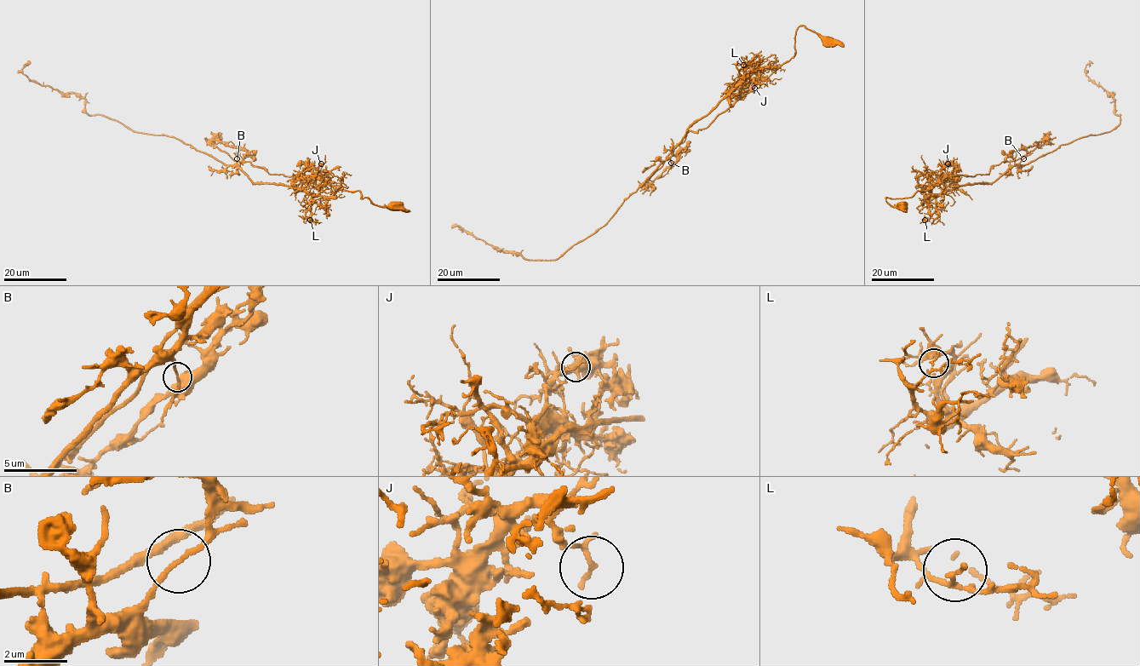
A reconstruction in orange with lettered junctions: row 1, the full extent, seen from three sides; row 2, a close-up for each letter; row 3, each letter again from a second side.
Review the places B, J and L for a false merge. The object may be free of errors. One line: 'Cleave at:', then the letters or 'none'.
Cleave at: B

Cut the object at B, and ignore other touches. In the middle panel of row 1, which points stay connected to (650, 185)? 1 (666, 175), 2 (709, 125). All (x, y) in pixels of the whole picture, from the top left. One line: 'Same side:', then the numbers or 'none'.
Same side: 1, 2

